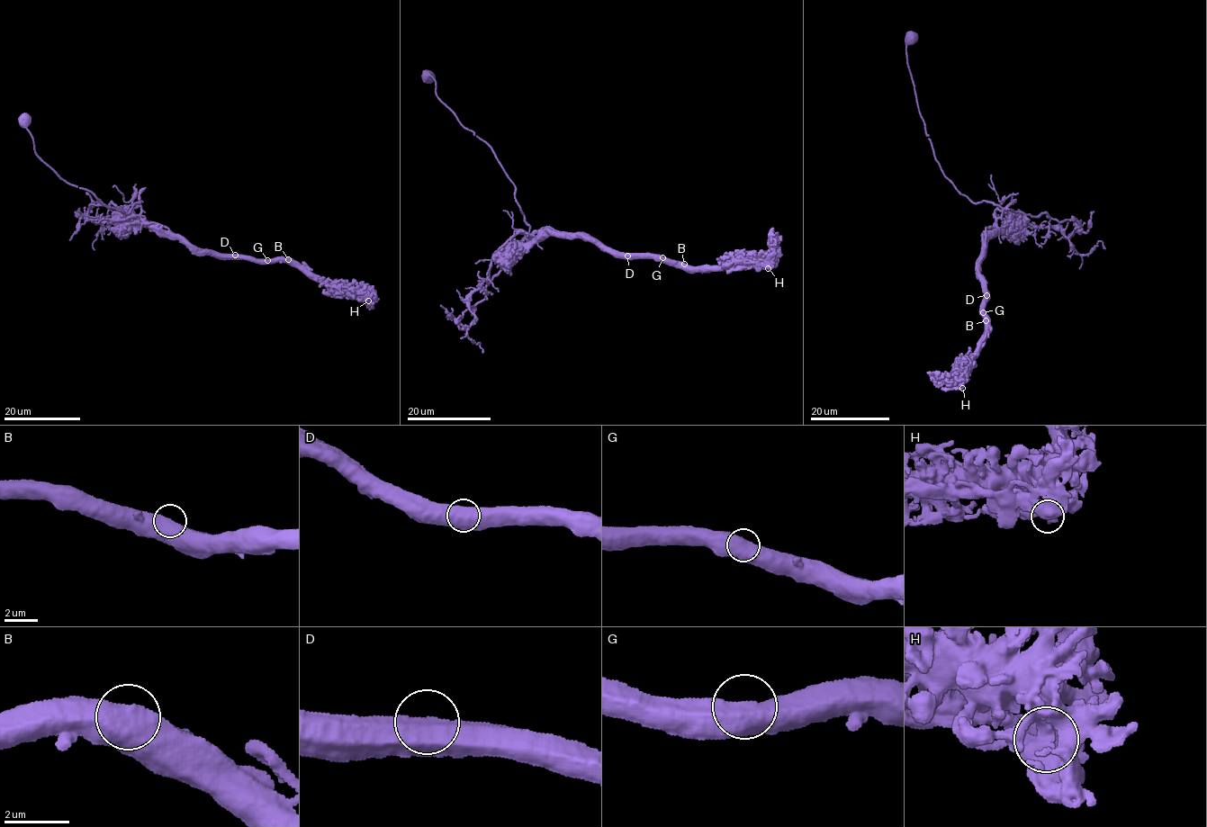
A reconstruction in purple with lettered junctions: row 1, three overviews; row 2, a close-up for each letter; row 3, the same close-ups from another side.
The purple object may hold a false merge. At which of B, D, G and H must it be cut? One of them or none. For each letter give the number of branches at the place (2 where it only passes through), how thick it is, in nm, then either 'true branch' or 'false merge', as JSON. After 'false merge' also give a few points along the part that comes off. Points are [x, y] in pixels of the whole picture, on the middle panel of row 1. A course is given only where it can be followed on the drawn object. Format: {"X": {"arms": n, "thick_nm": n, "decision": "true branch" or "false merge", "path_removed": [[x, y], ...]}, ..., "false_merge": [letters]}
{"B": {"arms": 1, "thick_nm": 800, "decision": "true branch"}, "D": {"arms": 1, "thick_nm": 800, "decision": "false merge", "path_removed": [[627, 256], [577, 232], [542, 228], [529, 238], [493, 151], [426, 77]]}, "G": {"arms": 1, "thick_nm": 800, "decision": "true branch"}, "H": {"arms": 1, "thick_nm": 800, "decision": "true branch"}, "false_merge": ["D"]}

